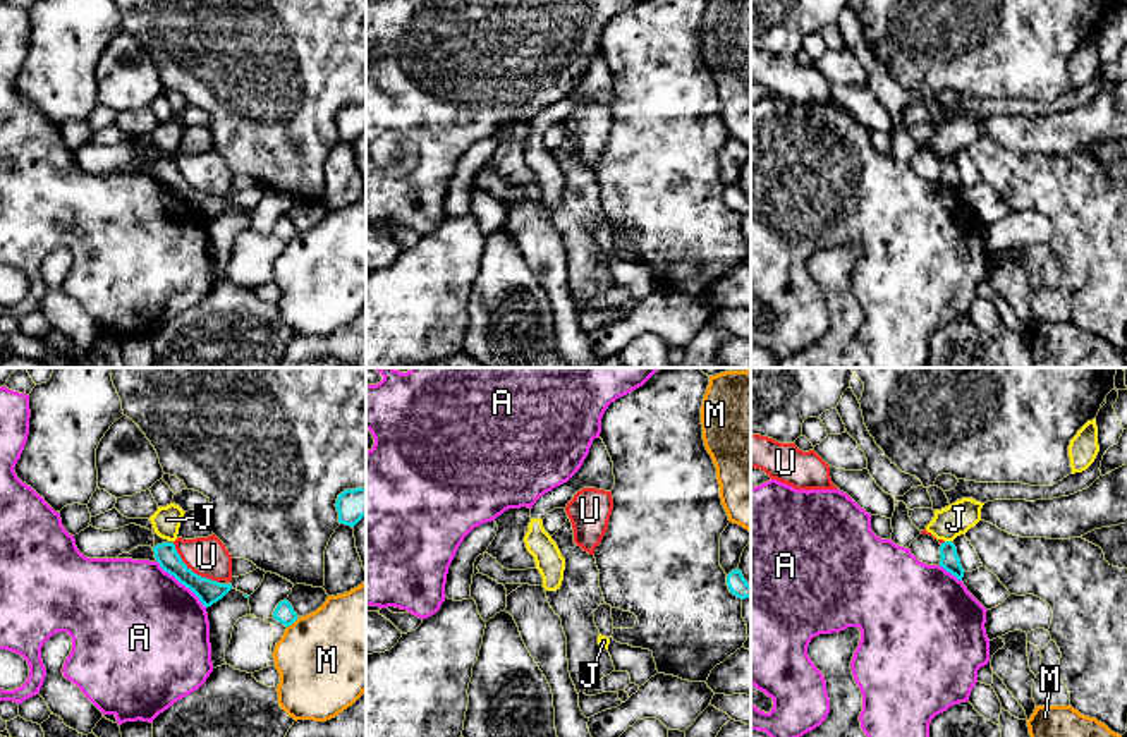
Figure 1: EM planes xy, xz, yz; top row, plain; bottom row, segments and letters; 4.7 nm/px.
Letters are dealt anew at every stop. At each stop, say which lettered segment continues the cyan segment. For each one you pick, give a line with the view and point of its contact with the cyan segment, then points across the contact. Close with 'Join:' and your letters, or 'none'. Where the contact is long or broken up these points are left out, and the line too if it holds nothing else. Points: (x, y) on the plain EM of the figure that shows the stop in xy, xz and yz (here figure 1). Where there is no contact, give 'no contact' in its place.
Join: none

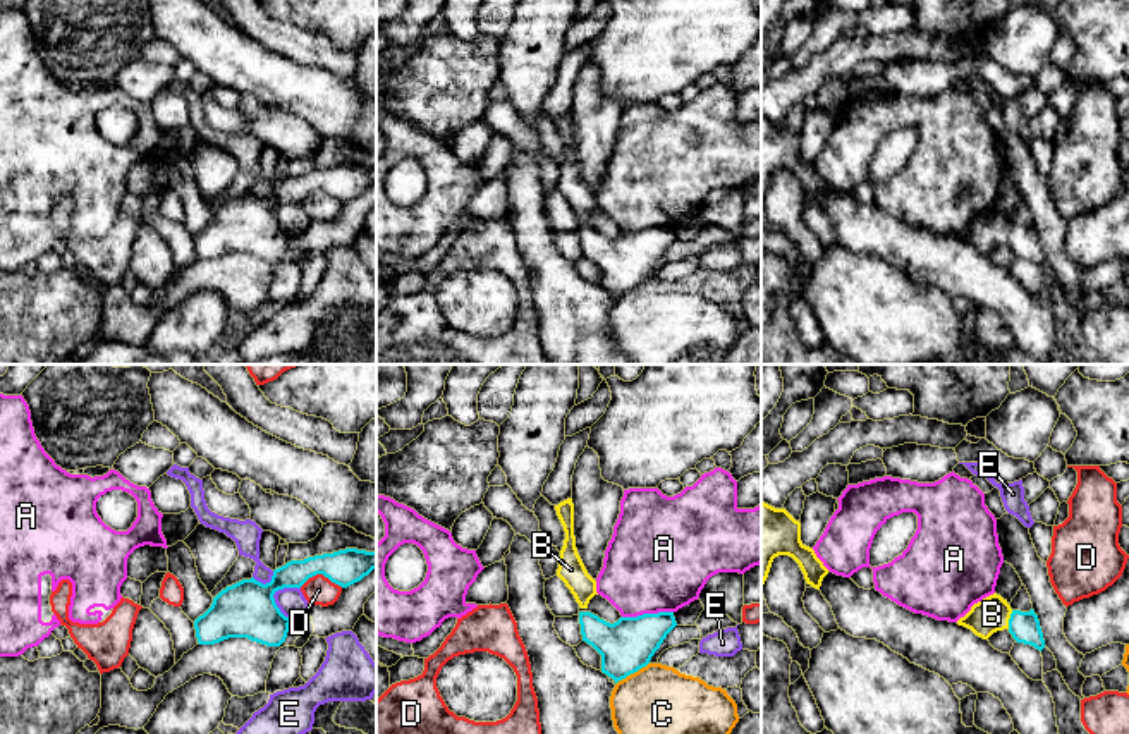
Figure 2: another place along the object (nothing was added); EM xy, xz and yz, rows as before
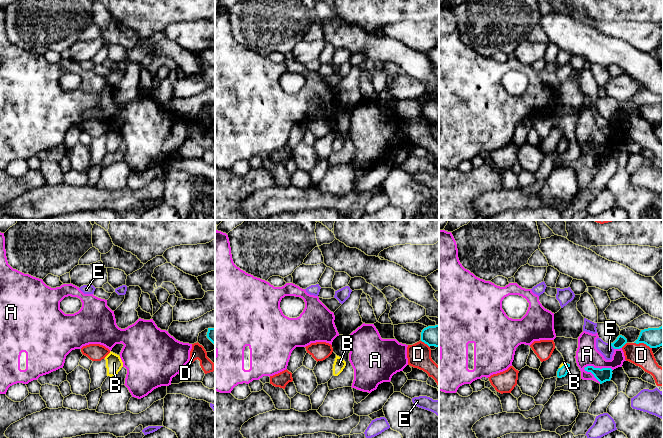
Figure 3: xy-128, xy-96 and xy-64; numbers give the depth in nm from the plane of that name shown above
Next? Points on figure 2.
B: contact yz (1009, 234); way yz (1025, 241), (1009, 234), (992, 229)
Join: B

